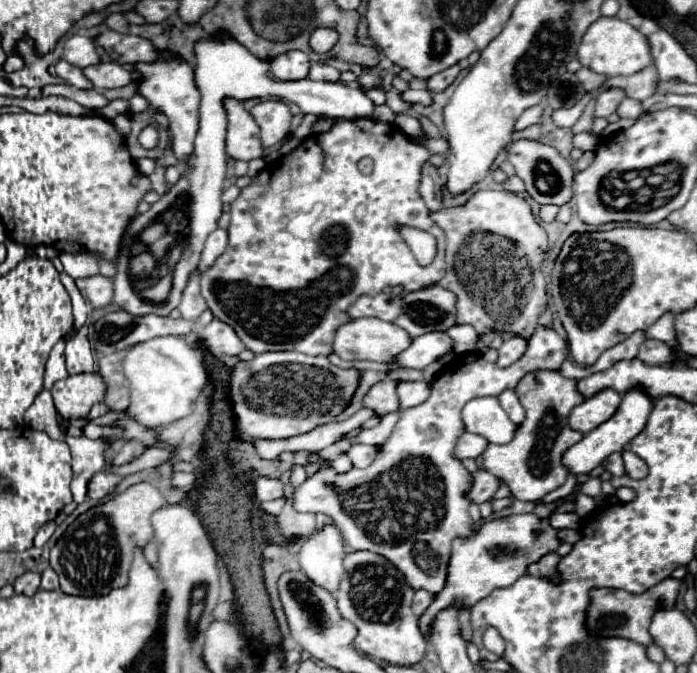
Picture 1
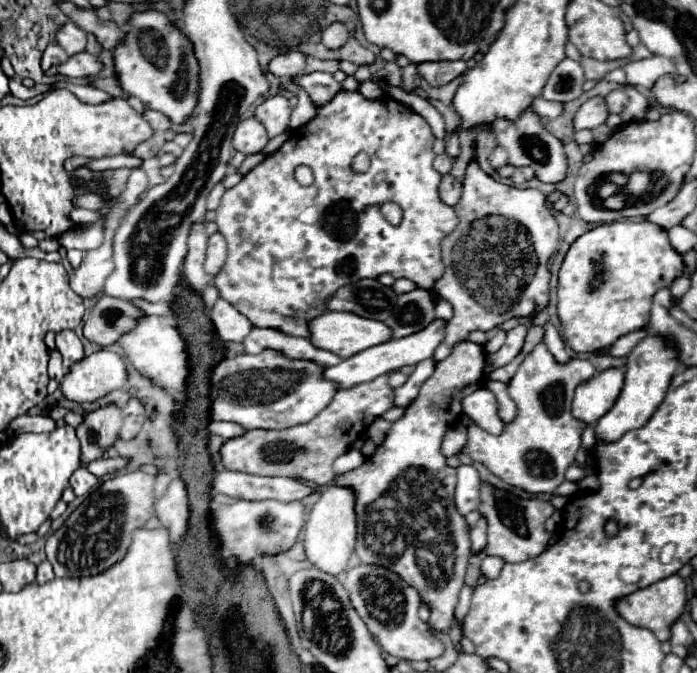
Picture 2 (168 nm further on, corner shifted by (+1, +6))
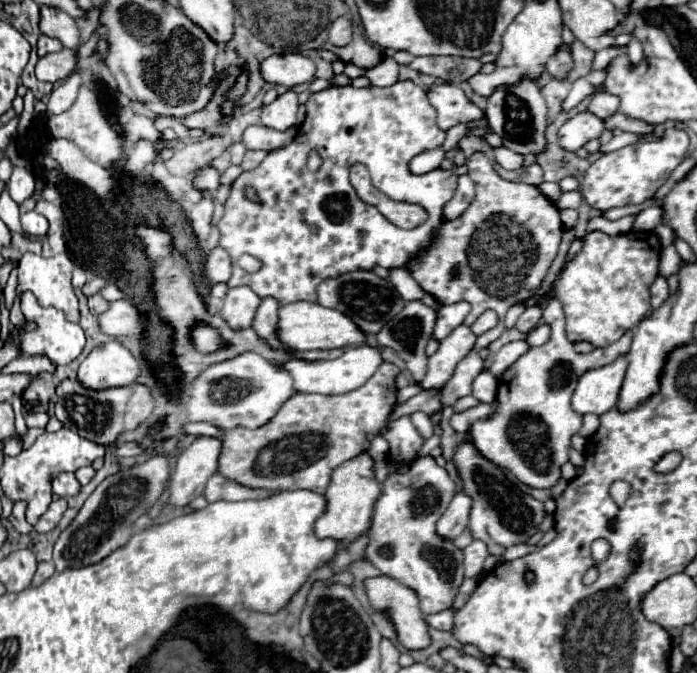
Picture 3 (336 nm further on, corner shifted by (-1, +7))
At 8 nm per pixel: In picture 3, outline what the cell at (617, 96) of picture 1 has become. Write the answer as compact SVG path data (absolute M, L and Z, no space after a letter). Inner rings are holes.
M580 112L578 116L574 116L570 122L566 122L560 128L558 138L560 138L560 146L564 150L576 152L590 140L600 138L602 132L604 132L604 122L600 118L594 118L594 114L590 114L590 112Z

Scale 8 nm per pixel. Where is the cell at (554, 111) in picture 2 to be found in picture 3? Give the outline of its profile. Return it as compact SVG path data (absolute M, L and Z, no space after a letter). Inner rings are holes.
M586 76L578 78L578 80L574 82L574 86L572 86L568 98L566 98L564 104L562 104L562 110L572 110L578 102L582 102L582 100L584 100L586 96L590 96L590 94L594 94L594 88L590 86L588 78L586 78Z

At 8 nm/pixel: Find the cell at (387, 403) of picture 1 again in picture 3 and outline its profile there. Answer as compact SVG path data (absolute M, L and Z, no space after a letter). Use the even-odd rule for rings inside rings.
M382 362L374 376L360 388L340 394L340 396L322 396L322 394L294 394L288 398L282 408L276 412L276 416L266 422L260 428L234 428L224 432L224 446L220 454L220 468L218 472L234 480L246 488L264 488L264 490L314 490L324 494L330 482L332 472L346 460L366 452L370 448L370 442L380 434L380 430L386 426L390 412L396 406L396 376L400 368Z

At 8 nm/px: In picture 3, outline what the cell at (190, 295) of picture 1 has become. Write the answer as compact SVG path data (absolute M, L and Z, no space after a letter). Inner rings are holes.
M200 190L202 200L198 204L194 204L194 208L188 212L190 216L190 224L196 232L196 236L200 240L208 238L208 232L212 228L212 212L214 212L214 196L210 190Z

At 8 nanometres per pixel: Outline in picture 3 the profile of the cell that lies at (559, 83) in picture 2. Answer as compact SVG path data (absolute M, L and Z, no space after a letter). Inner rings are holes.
M558 50L546 64L546 70L554 76L554 78L566 78L566 74L572 68L572 56L568 50Z

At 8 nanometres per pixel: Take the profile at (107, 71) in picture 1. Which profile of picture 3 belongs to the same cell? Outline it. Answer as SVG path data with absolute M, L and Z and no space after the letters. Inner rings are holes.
M62 48L60 52L46 54L38 60L36 78L54 84L58 80L64 80L74 70L74 66L76 66L76 56L72 54L72 50Z

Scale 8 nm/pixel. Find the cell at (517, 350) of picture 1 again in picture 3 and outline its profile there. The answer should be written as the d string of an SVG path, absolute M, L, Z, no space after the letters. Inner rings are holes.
M536 304L536 306L530 306L526 308L526 312L518 318L516 322L516 328L524 334L528 334L532 328L536 328L540 324L540 318L542 318L542 306Z

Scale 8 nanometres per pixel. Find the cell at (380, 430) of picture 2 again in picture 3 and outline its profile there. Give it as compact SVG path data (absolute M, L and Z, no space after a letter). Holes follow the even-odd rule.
M420 390L414 398L410 398L408 402L400 404L394 408L394 414L390 414L390 422L404 416L404 414L412 414L412 412L426 412L426 414L432 414L440 408L440 390Z

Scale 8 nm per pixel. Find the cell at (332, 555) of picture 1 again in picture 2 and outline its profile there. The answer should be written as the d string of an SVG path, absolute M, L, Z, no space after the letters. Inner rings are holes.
M326 487L320 495L320 501L308 515L304 527L304 551L306 559L320 571L338 575L346 569L348 559L356 545L356 513L354 513L354 495L346 487Z

